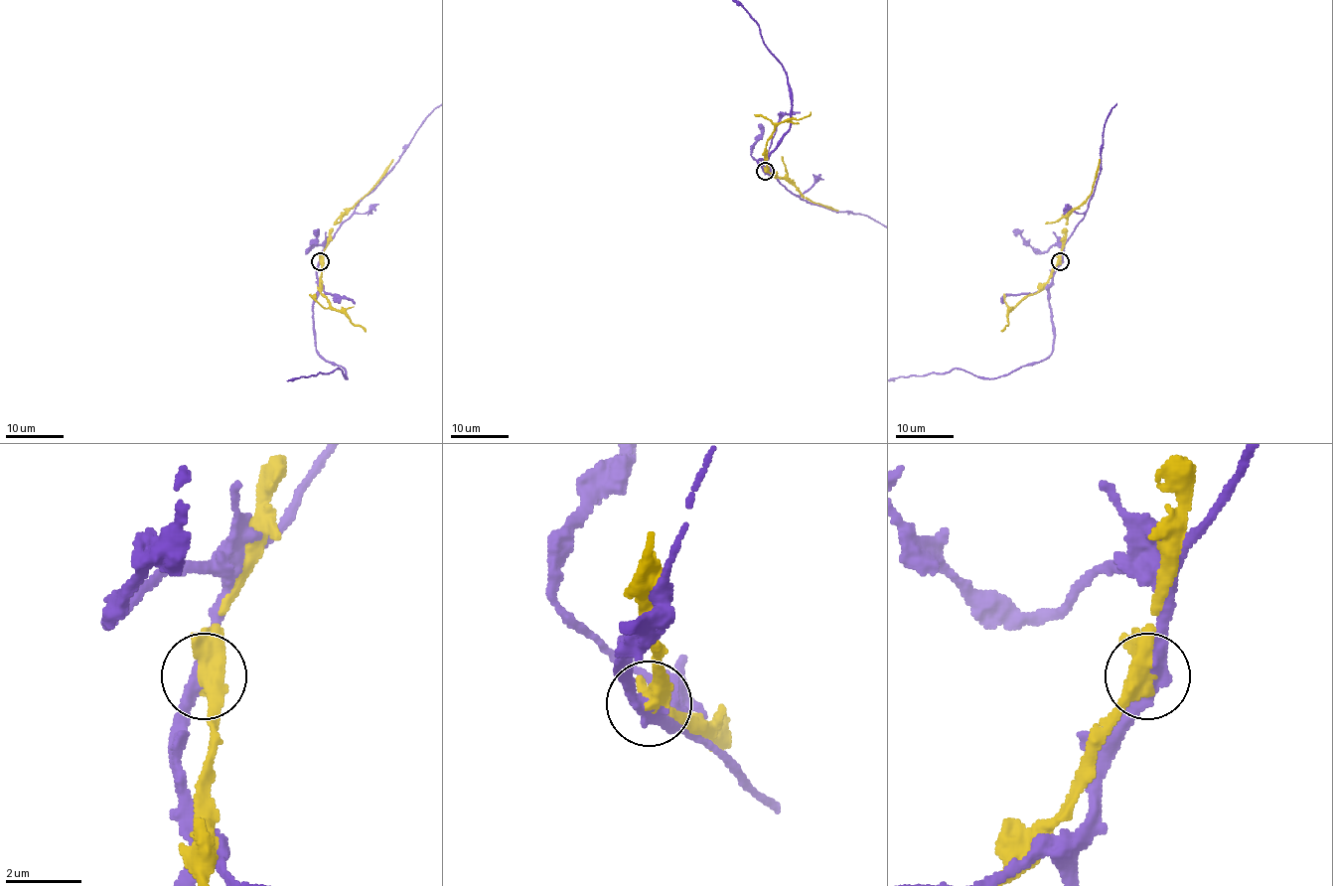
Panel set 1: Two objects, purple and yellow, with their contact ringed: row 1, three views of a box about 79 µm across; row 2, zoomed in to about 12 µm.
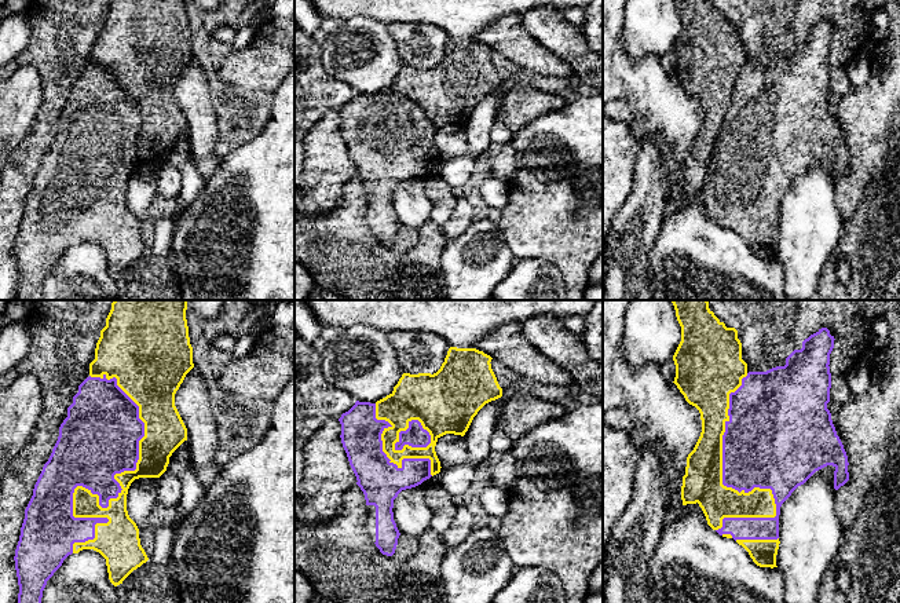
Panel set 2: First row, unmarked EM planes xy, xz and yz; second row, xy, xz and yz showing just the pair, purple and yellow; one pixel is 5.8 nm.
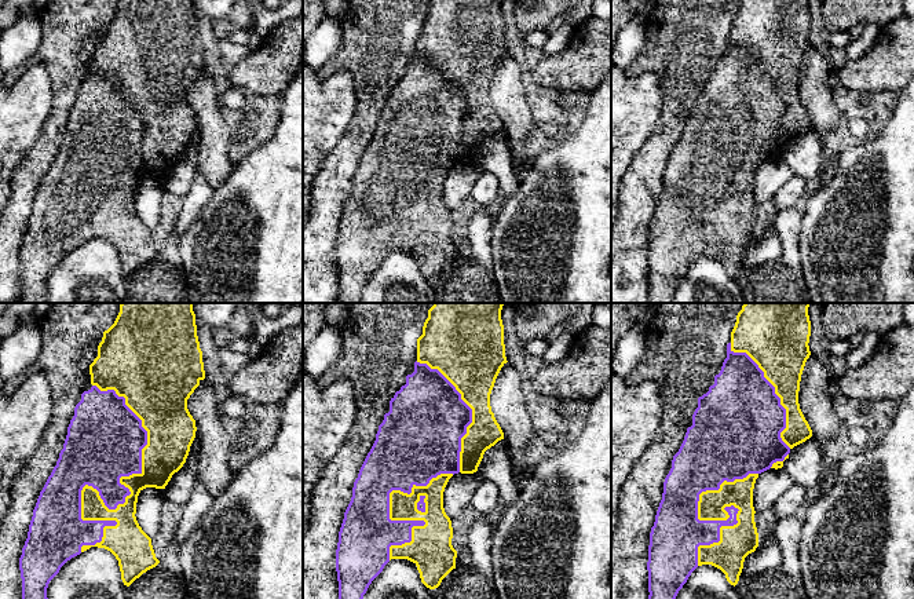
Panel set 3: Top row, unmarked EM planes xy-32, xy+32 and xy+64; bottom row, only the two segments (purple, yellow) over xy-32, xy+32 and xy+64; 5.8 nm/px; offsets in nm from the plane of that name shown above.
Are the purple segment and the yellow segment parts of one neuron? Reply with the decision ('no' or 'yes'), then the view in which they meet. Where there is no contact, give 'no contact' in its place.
no; contact in xy

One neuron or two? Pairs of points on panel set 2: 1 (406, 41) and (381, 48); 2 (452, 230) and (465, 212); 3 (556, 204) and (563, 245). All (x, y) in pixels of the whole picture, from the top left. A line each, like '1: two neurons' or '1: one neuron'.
1: two neurons
2: one neuron
3: one neuron

